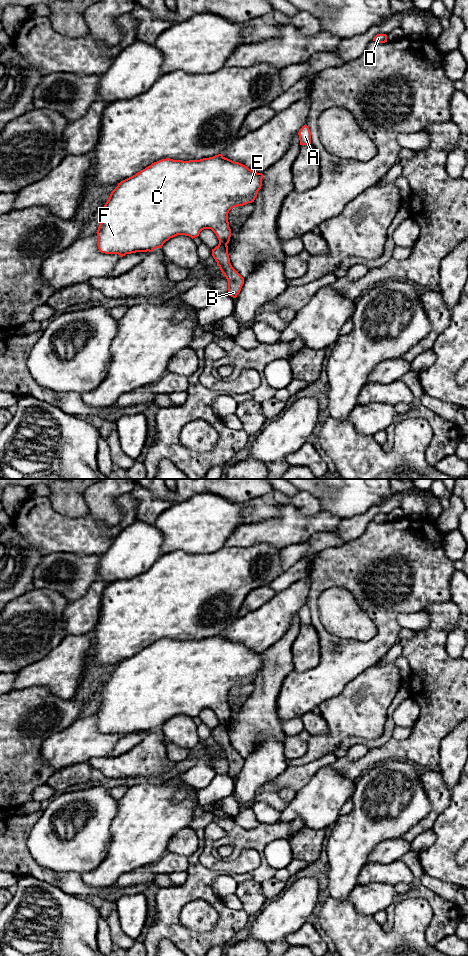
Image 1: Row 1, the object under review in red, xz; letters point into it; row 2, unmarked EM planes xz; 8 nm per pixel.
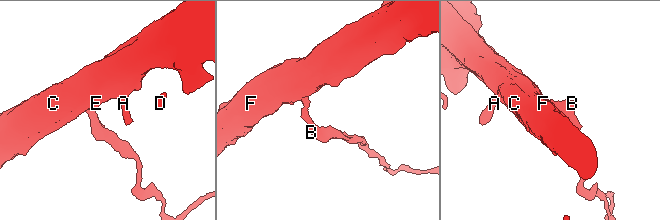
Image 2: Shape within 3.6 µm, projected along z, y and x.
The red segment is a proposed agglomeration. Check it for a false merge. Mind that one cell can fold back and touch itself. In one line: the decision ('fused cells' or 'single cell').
fused cells

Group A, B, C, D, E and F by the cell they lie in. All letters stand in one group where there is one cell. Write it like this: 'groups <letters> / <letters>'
groups A C D E F / B

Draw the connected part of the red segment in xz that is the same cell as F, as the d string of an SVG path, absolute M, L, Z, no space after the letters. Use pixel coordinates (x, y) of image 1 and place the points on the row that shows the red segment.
M222 153L200 160L162 159L135 175L121 181L111 192L102 210L101 223L97 230L98 249L105 254L121 257L136 252L152 252L177 235L198 237L204 229L211 229L219 243L227 245L231 237L228 222L229 211L237 206L254 202L262 186L263 174L247 166L225 158Z

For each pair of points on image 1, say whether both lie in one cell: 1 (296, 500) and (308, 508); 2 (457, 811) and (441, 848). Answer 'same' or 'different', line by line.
1: same
2: same

